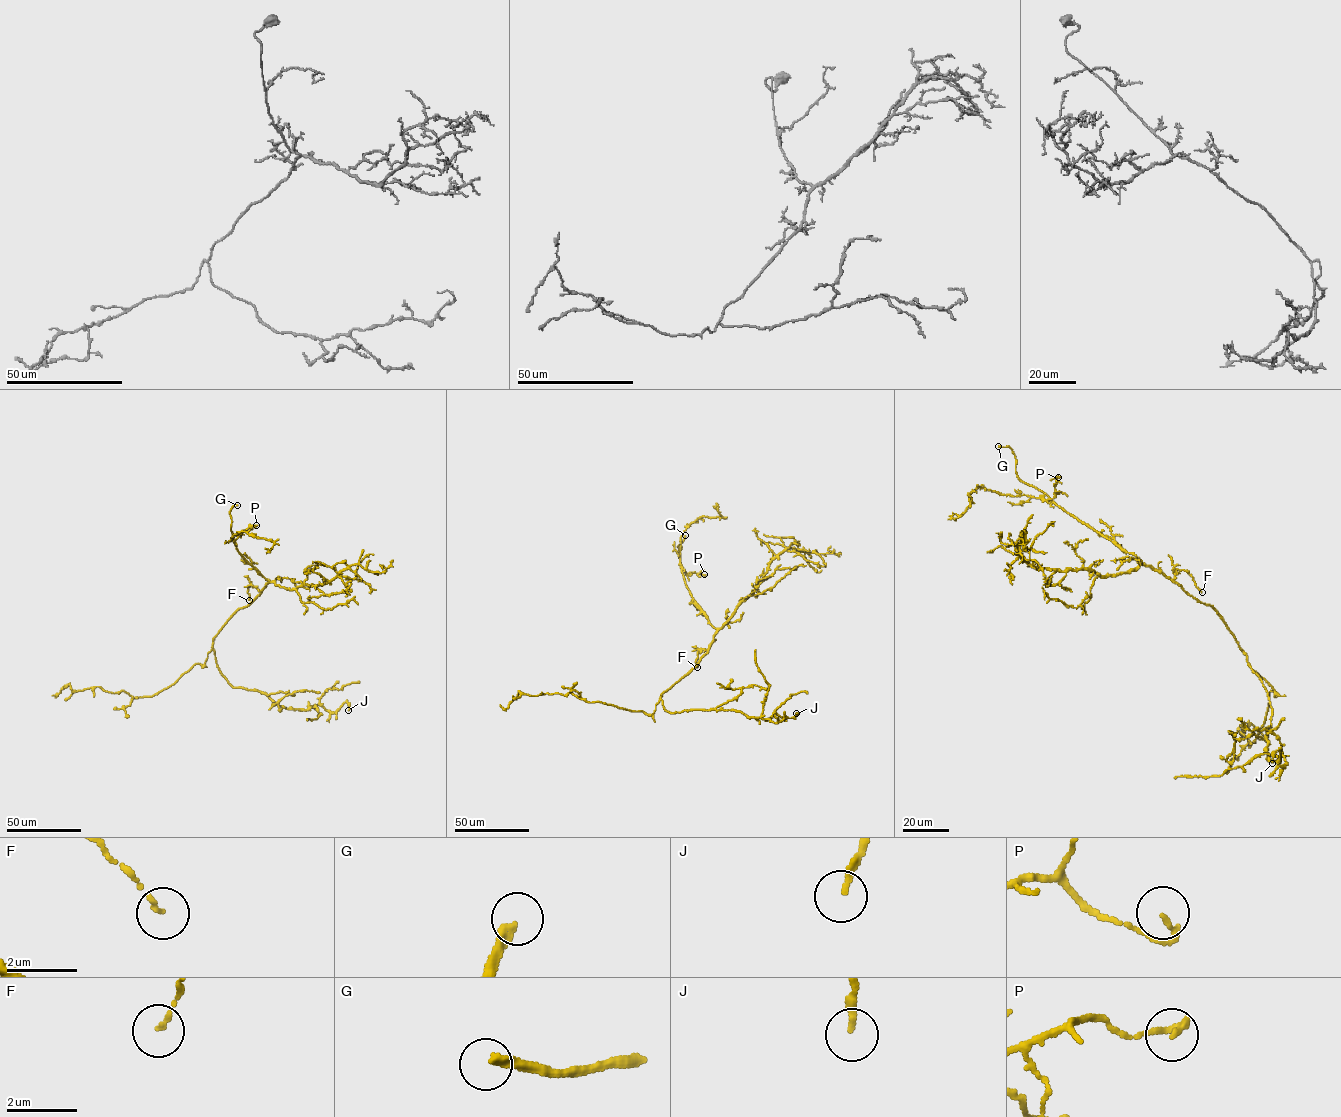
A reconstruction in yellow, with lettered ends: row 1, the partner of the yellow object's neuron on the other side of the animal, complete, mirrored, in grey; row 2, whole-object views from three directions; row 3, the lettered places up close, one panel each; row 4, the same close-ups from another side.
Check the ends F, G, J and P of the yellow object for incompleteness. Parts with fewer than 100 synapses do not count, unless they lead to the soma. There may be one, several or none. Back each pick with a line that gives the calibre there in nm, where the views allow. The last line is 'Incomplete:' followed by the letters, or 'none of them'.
G: Thickness 200 nm
Incomplete: G

